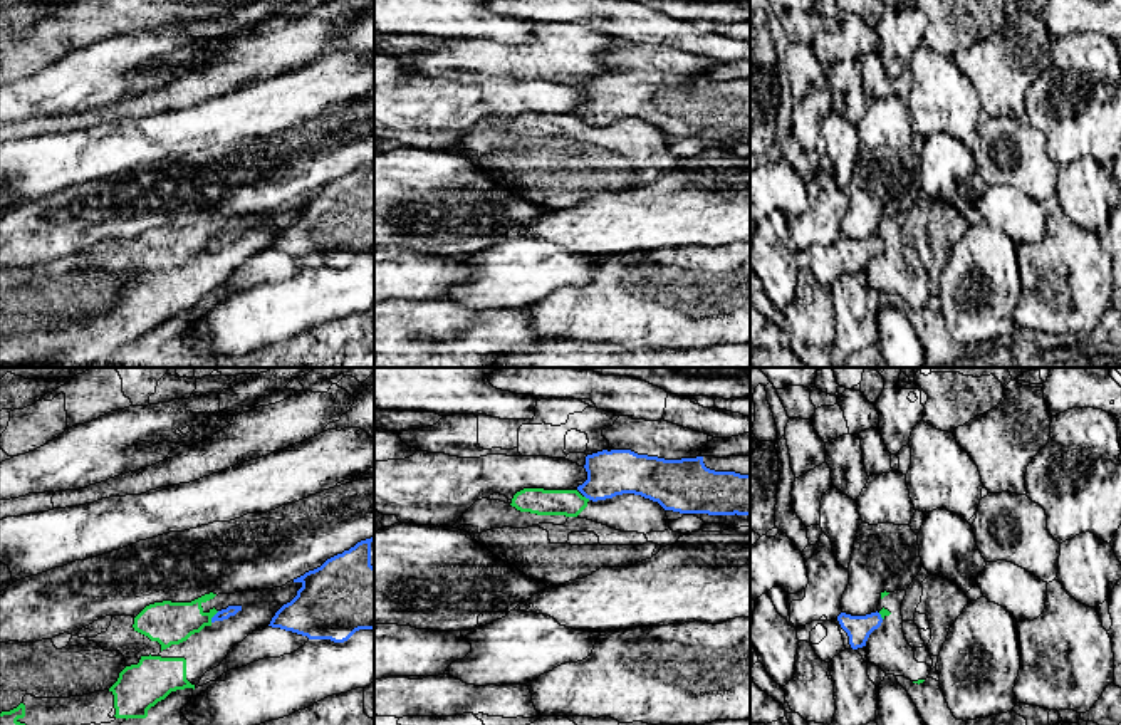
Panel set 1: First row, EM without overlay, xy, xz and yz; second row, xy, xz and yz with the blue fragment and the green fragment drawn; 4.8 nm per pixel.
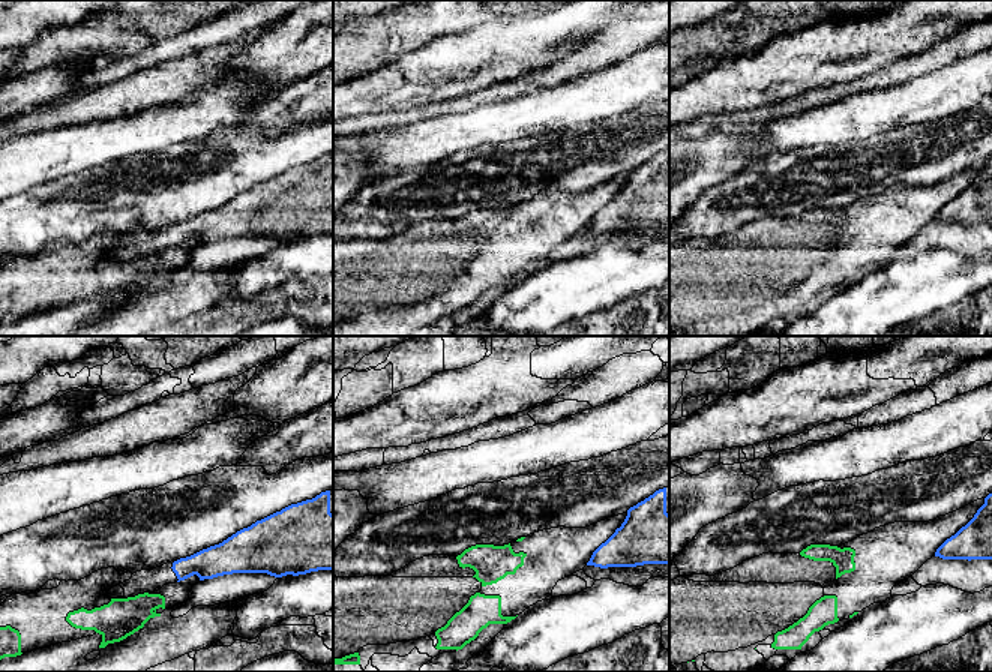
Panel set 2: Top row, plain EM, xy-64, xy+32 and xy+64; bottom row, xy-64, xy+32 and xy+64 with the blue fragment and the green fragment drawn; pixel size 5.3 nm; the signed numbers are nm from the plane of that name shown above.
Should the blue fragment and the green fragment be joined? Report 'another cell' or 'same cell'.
another cell

